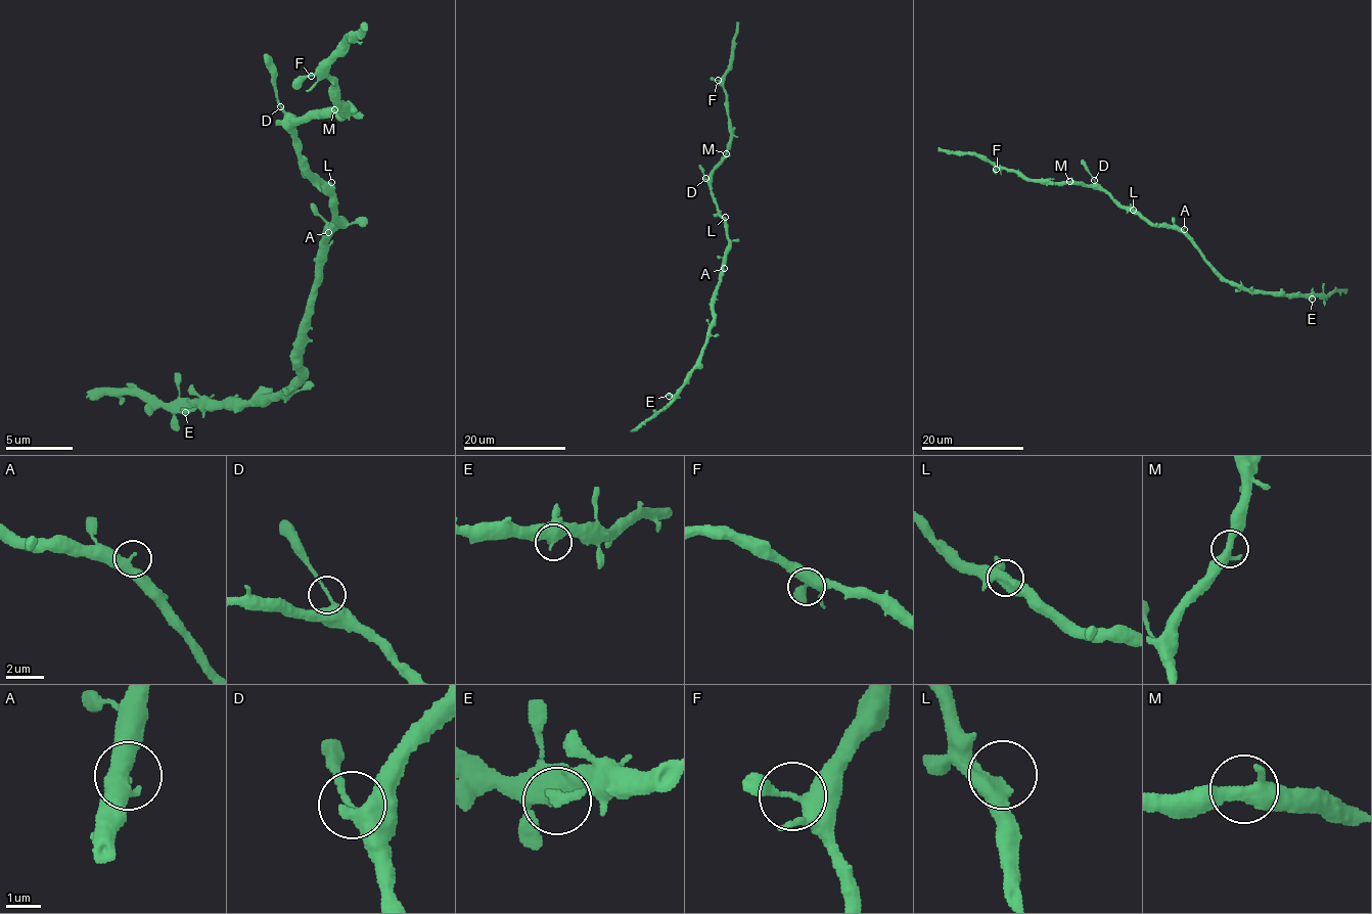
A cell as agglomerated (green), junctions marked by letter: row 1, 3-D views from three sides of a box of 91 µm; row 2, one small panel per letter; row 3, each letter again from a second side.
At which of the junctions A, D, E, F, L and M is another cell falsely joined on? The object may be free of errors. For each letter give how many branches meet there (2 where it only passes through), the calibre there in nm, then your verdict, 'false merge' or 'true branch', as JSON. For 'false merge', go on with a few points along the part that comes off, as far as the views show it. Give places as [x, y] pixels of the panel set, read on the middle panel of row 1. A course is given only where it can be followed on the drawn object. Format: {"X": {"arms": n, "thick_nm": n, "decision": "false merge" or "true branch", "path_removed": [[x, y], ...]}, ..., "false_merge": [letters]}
{"A": {"arms": 2, "thick_nm": 420, "decision": "true branch"}, "D": {"arms": 2, "thick_nm": 170, "decision": "false merge", "path_removed": [[705, 178], [699, 165]]}, "E": {"arms": 1, "thick_nm": 240, "decision": "true branch"}, "F": {"arms": 2, "thick_nm": 320, "decision": "true branch"}, "L": {"arms": 2, "thick_nm": 440, "decision": "true branch"}, "M": {"arms": 2, "thick_nm": 440, "decision": "true branch"}, "false_merge": ["D"]}

